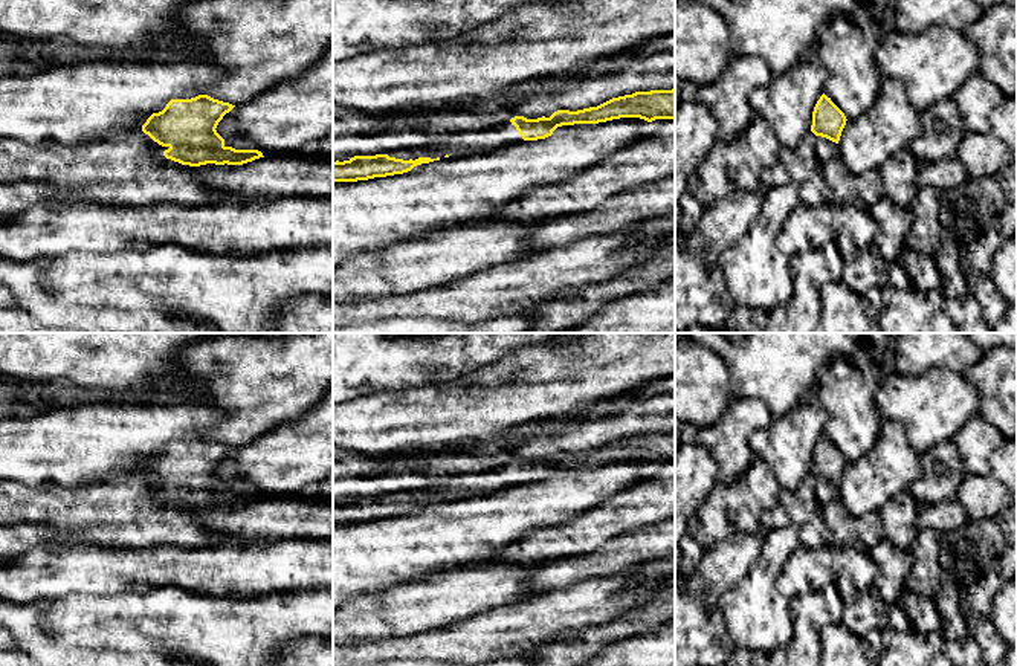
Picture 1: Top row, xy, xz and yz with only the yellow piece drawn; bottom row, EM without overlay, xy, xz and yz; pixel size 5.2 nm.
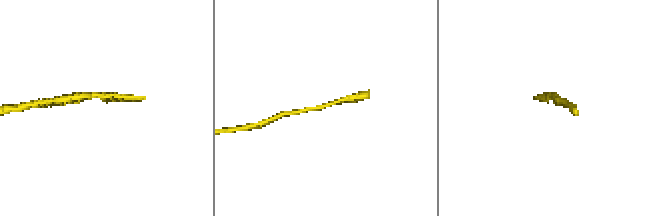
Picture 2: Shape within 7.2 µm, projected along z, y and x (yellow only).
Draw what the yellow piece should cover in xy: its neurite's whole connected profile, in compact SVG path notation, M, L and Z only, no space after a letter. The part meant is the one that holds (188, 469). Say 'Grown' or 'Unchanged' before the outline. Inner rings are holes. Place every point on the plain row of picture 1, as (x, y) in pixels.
Unchanged. M199 437L191 441L171 441L166 449L153 455L142 467L142 474L154 484L165 489L163 498L174 504L189 509L206 506L215 507L243 507L255 501L264 500L258 492L235 492L224 487L224 481L217 475L217 467L226 455L235 448L214 441L208 437Z

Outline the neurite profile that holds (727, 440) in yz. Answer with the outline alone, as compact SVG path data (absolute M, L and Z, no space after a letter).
M733 397L719 420L699 428L696 441L704 445L719 466L719 483L731 484L756 458L750 435L771 425L768 406L753 397Z

